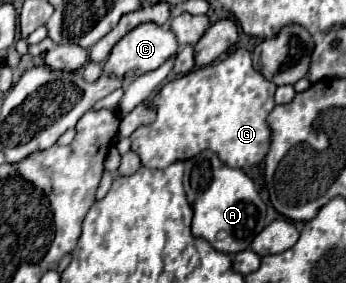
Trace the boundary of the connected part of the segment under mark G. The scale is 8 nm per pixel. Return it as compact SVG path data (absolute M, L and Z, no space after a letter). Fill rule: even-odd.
M245 48L231 52L225 60L213 62L205 68L195 68L185 76L179 76L165 84L149 102L155 110L155 120L147 126L139 126L131 134L131 150L139 154L141 164L147 168L167 168L173 162L189 160L203 150L213 150L219 160L231 168L247 168L265 160L271 146L271 128L267 124L269 112L275 108L273 94L277 86L265 80L251 62L251 54Z

